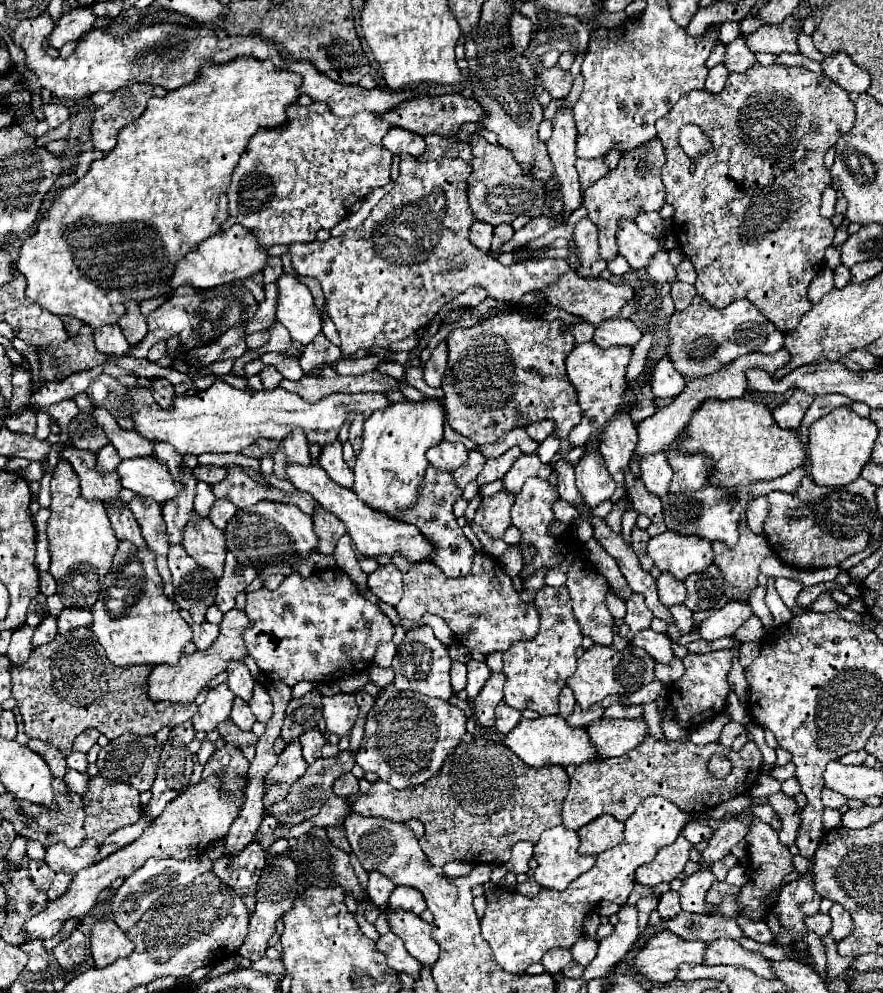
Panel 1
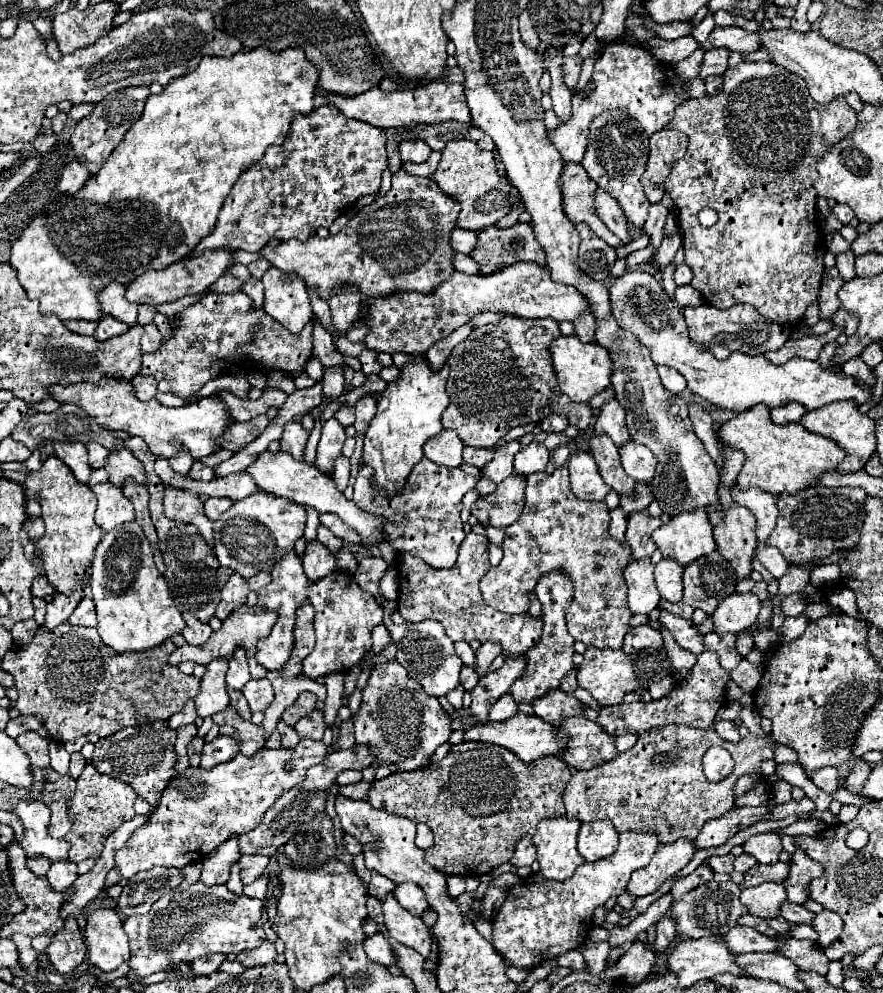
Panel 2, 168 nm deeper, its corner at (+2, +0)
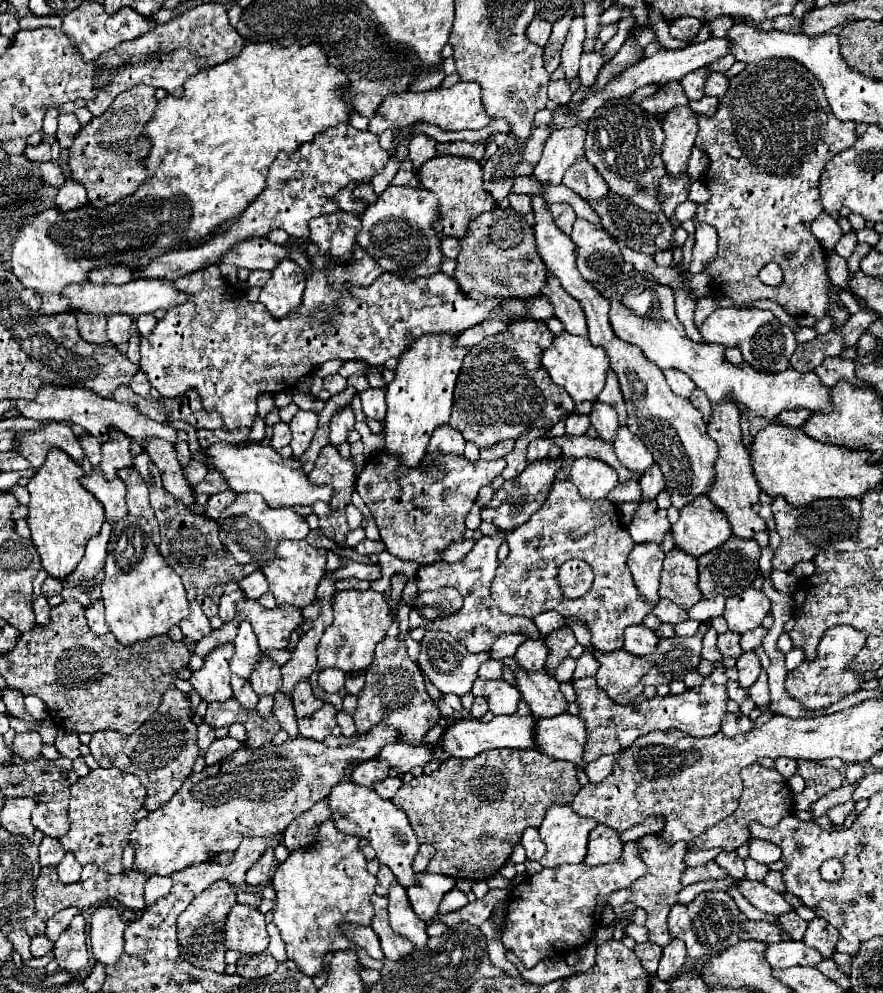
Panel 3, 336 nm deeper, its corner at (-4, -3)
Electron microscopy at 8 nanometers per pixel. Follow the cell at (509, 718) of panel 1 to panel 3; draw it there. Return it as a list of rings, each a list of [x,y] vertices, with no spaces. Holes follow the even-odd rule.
[[[477,678],[472,690],[474,697],[486,697],[488,709],[495,715],[512,715],[516,713],[520,693],[516,687],[508,685],[504,679],[488,680]]]

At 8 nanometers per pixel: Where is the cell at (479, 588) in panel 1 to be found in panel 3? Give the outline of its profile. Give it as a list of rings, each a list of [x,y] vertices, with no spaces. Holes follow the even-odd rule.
[[[498,531],[494,535],[482,537],[474,549],[458,563],[438,563],[438,565],[422,565],[418,569],[418,591],[436,591],[440,587],[454,587],[464,595],[464,605],[458,613],[444,617],[444,619],[436,619],[436,621],[424,621],[420,617],[420,613],[414,609],[410,613],[410,629],[416,627],[424,627],[424,629],[434,629],[434,631],[446,631],[450,633],[454,639],[458,639],[464,647],[468,647],[470,653],[480,653],[480,651],[490,651],[490,645],[494,645],[496,637],[502,633],[522,633],[526,637],[540,637],[536,625],[532,619],[526,617],[516,617],[516,615],[506,615],[502,613],[492,597],[490,597],[490,583],[494,579],[496,567],[498,567],[498,547],[506,541],[506,531]]]

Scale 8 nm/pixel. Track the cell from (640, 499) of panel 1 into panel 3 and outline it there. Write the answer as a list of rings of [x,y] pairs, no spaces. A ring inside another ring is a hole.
[[[594,401],[592,413],[590,413],[590,421],[598,431],[598,437],[612,443],[616,429],[618,429],[618,415],[614,413],[614,409],[610,409],[610,405]]]

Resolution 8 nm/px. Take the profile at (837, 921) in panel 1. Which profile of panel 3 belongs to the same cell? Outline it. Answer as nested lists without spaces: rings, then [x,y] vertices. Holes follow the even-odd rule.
[[[812,919],[808,921],[808,929],[804,933],[804,939],[802,939],[808,947],[814,947],[820,951],[822,957],[830,959],[832,953],[836,951],[836,943],[838,943],[838,931],[826,923],[824,919]]]

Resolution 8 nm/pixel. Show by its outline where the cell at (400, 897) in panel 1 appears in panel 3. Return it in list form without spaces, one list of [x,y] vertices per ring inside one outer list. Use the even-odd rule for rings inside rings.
[[[418,873],[418,885],[408,887],[408,899],[412,903],[414,913],[430,921],[438,913],[438,905],[442,897],[456,885],[456,879],[442,877],[438,873]]]

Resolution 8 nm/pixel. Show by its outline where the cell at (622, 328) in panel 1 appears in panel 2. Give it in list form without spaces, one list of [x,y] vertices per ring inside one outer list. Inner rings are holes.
[[[590,312],[582,314],[576,322],[576,334],[582,342],[596,342],[596,318],[592,318]]]

